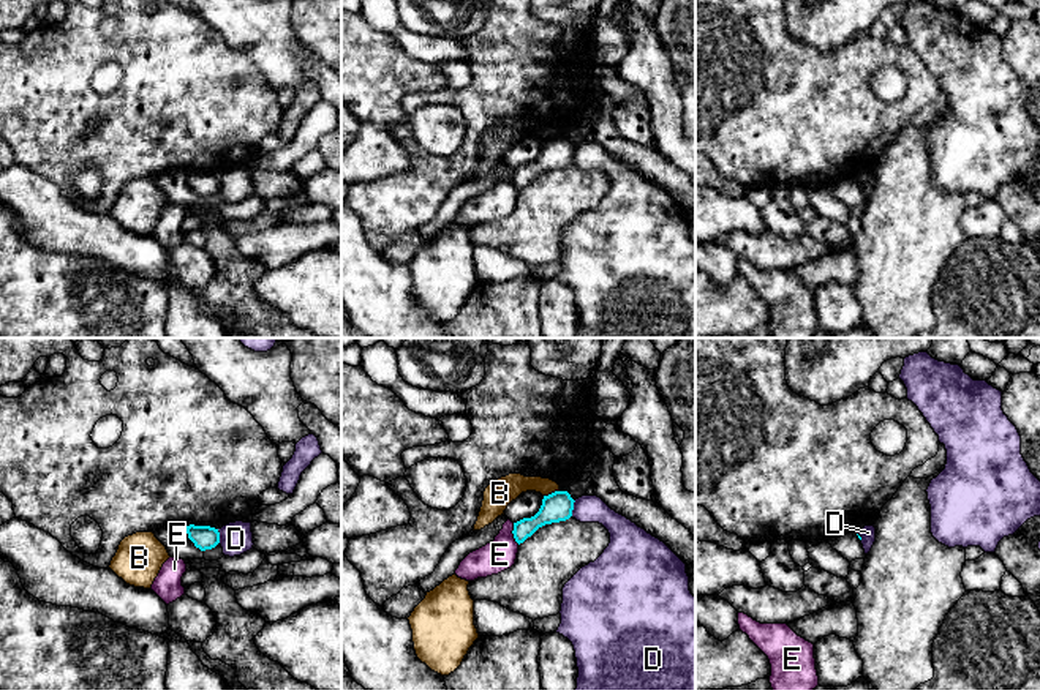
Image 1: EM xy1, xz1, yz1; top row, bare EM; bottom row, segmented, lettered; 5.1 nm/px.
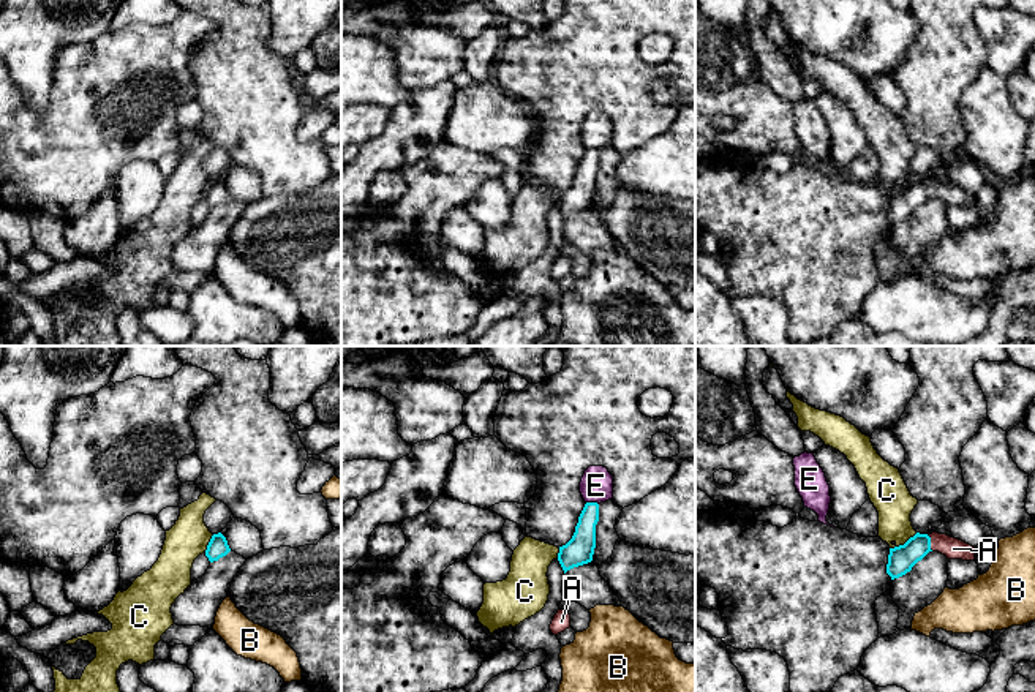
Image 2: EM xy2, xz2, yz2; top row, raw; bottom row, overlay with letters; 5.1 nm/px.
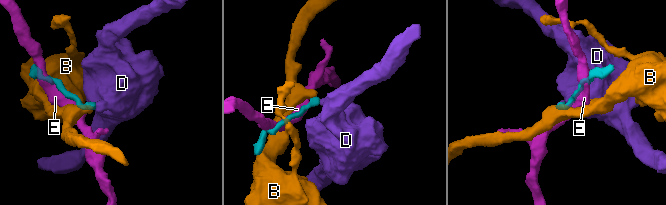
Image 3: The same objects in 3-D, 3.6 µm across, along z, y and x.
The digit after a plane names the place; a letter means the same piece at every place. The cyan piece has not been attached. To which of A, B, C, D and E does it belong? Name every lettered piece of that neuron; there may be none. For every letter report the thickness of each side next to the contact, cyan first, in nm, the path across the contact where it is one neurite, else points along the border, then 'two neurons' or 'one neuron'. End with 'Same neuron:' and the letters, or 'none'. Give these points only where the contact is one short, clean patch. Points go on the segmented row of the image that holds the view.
A: 140/110 nm | across yz2 (901, 560), (918, 545), (929, 544), (945, 544), (953, 549) | one neuron
B: 150/140 nm | along xz1 (558, 490), (544, 496) | two neurons
C: 140/190 nm | along yz2 (917, 533), (890, 549) | two neurons
D: 150/140 nm | two neurons
E: 140/160 nm | two neurons
Same neuron: A

